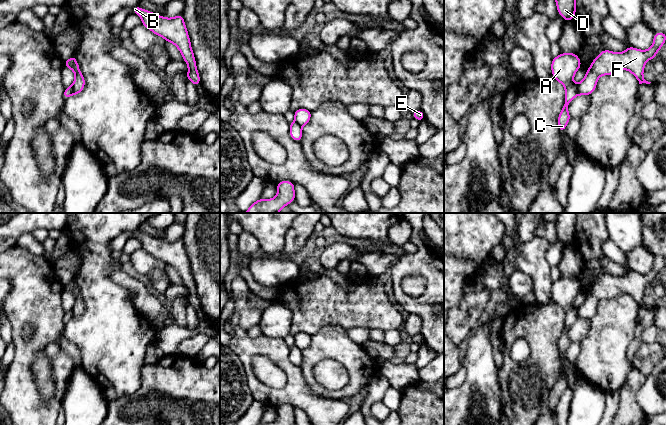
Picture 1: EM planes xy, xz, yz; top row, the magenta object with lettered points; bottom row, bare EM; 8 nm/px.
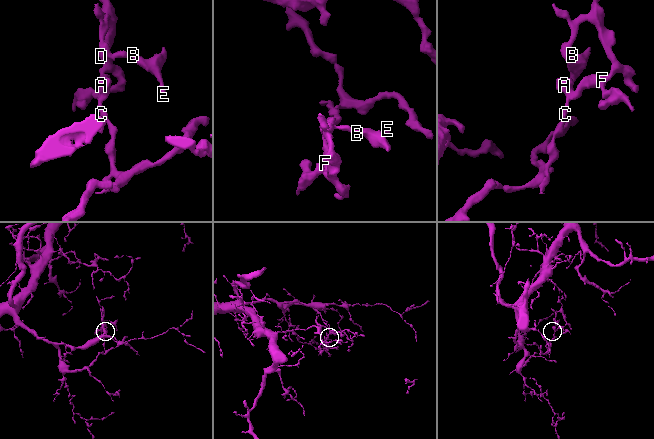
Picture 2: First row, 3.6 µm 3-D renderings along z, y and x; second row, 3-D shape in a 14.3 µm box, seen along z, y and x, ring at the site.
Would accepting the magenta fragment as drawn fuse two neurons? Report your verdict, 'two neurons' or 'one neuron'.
two neurons

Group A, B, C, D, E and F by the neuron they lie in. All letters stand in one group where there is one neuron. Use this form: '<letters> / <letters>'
A C / B D E F

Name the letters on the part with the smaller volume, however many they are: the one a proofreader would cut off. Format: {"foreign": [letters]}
{"foreign": ["B", "D", "E", "F"]}

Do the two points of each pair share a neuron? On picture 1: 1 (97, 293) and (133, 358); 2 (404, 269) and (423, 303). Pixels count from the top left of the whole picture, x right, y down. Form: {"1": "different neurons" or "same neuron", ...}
{"1": "same neuron", "2": "same neuron"}

